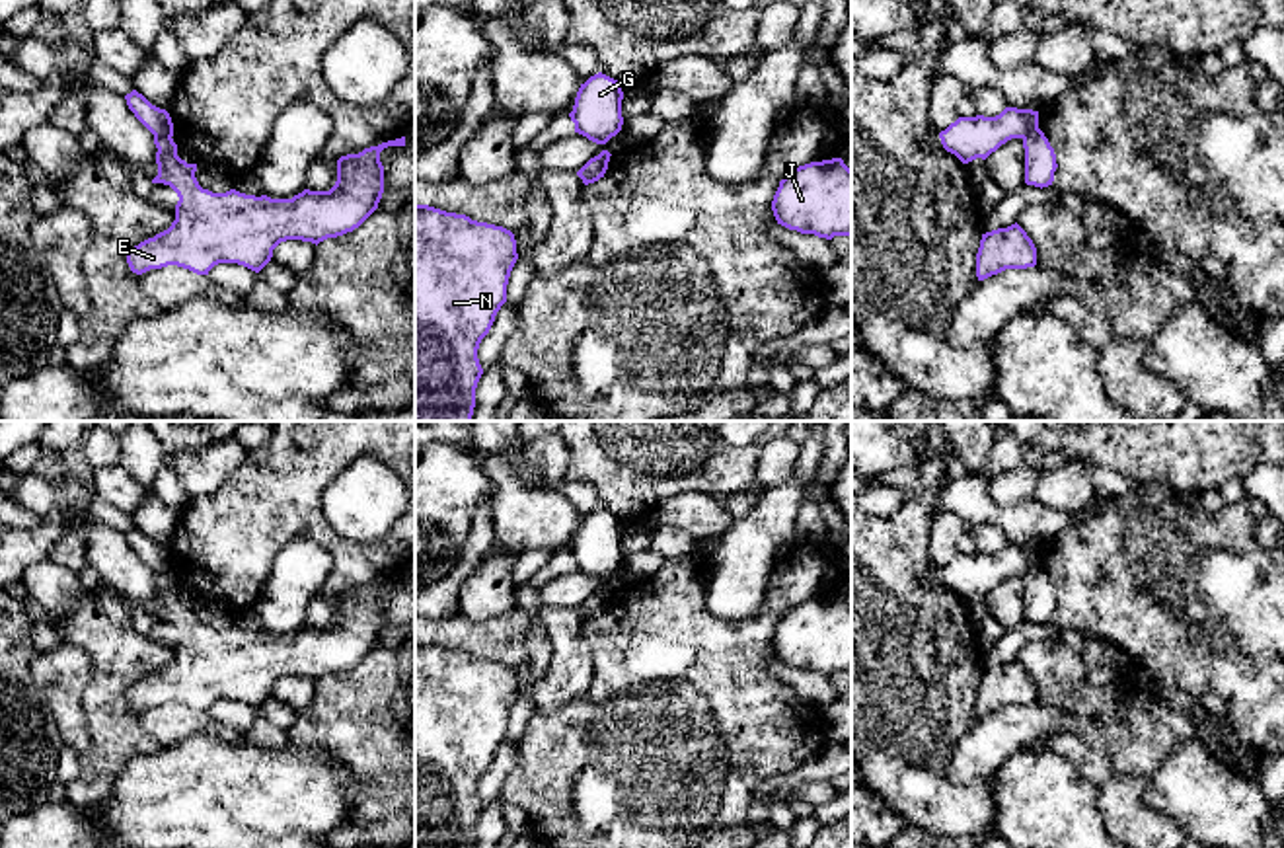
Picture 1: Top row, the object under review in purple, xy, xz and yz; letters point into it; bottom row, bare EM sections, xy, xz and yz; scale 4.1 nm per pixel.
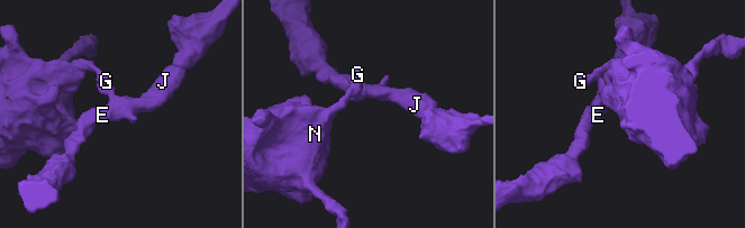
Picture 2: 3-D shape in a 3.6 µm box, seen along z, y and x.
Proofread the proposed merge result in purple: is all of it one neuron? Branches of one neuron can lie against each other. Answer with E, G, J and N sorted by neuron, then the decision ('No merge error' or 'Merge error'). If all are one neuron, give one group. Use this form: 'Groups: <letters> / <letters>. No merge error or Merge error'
Groups: E J / G N. Merge error

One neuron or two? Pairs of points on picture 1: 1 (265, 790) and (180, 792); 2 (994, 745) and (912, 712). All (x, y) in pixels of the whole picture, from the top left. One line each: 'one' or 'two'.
1: one
2: two

